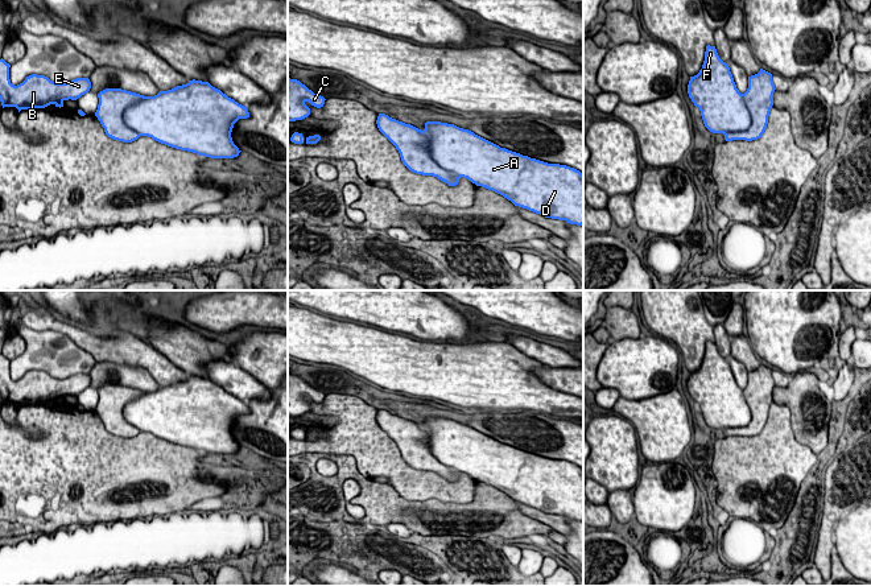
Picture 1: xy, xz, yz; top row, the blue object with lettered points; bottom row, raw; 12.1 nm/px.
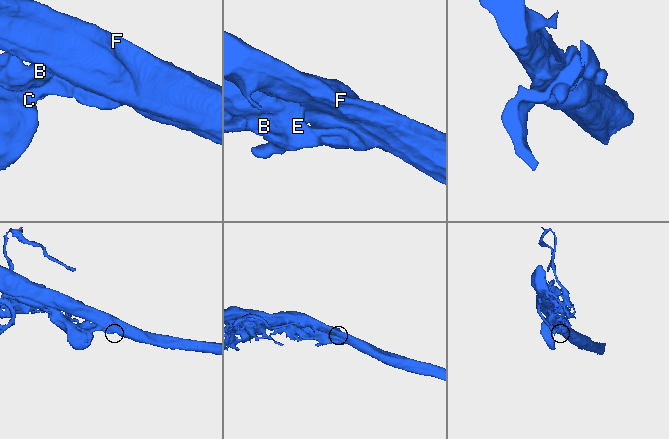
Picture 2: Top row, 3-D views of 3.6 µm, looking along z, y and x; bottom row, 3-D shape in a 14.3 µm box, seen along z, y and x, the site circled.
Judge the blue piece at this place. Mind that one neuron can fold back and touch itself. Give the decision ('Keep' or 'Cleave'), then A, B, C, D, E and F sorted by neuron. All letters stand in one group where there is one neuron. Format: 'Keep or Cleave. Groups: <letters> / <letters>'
Cleave. Groups: A D F / B C E

